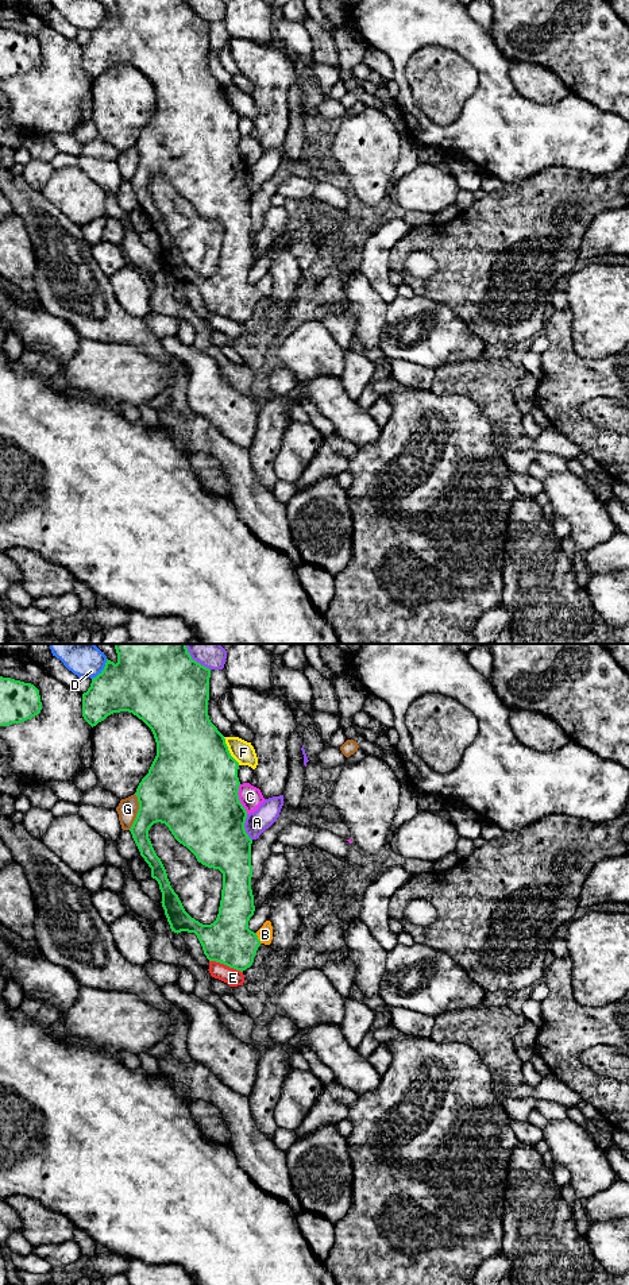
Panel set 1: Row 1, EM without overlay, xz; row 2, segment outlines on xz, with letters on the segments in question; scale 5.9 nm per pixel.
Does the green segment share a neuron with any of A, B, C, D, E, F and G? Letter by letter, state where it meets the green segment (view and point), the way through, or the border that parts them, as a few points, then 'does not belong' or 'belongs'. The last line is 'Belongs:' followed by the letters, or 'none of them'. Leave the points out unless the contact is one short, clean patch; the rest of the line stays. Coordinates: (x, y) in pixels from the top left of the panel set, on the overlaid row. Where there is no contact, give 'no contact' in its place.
A: contact xz (243, 828); does not belong
B: contact xz (257, 938); border xz (255, 933), (261, 942); does not belong
C: contact xz (238, 799); does not belong
D: contact xz (103, 670); does not belong
E: contact xz (226, 964); does not belong
F: contact xz (228, 751); does not belong
G: contact xz (138, 811); does not belong
Belongs: none of them

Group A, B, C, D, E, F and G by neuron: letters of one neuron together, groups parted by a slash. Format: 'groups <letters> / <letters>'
groups A / B / C / D / E / F / G

